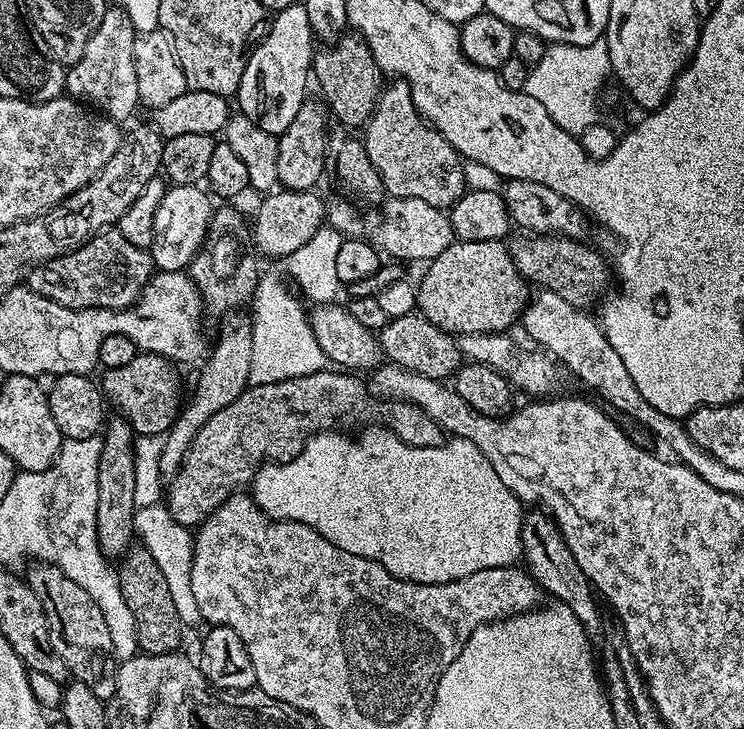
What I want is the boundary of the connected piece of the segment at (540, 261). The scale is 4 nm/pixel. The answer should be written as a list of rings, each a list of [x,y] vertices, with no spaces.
[[[520,234],[516,241],[511,241],[510,251],[512,261],[525,280],[537,289],[558,294],[558,298],[566,298],[570,306],[588,310],[591,309],[591,304],[599,305],[610,288],[609,261],[607,264],[590,245],[591,243],[572,240],[568,236]]]

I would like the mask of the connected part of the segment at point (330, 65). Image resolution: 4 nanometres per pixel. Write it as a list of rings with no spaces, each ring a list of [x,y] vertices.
[[[355,34],[341,35],[340,39],[335,41],[325,52],[317,51],[312,62],[311,75],[320,83],[319,95],[322,97],[323,103],[326,105],[329,113],[333,117],[336,116],[348,128],[356,128],[356,130],[363,129],[364,125],[368,123],[369,118],[374,114],[374,110],[380,101],[380,93],[382,91],[382,73],[378,62],[374,62],[374,54],[370,54],[368,43],[360,39]]]

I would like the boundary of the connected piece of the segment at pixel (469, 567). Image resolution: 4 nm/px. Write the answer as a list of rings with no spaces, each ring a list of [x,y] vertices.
[[[368,426],[357,440],[351,440],[348,434],[333,434],[332,432],[318,432],[309,435],[304,441],[304,449],[292,461],[285,464],[268,462],[259,467],[250,485],[250,495],[257,506],[274,520],[298,520],[322,534],[338,550],[346,550],[346,554],[358,554],[367,560],[376,560],[392,576],[400,580],[409,580],[415,584],[449,584],[451,580],[461,580],[478,570],[491,568],[511,568],[521,559],[524,547],[520,527],[524,521],[522,501],[510,490],[506,490],[502,478],[494,471],[494,466],[469,440],[449,439],[439,444],[437,448],[415,448],[404,444],[393,432],[379,426]]]

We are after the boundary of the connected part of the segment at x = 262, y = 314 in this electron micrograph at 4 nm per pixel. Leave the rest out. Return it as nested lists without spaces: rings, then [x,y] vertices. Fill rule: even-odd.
[[[261,275],[256,295],[250,301],[252,317],[252,353],[249,385],[276,383],[290,376],[305,376],[325,367],[324,352],[314,336],[309,313],[296,301],[296,296],[280,284],[276,276]]]

